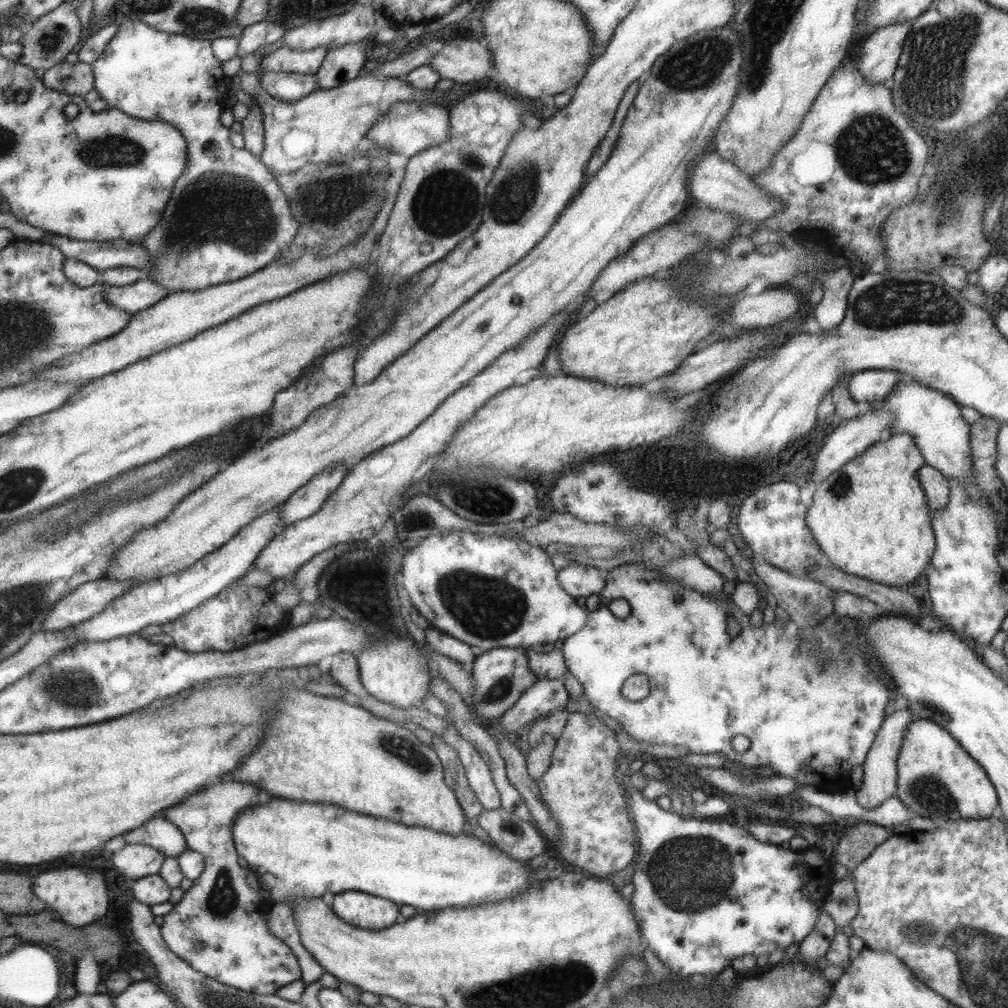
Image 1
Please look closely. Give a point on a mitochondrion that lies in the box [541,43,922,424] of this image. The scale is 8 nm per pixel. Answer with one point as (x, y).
(873, 150)

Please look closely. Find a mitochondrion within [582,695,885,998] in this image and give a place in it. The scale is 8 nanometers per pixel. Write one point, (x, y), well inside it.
(690, 874)

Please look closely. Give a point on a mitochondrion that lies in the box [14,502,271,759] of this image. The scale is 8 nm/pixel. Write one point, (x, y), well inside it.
(72, 690)

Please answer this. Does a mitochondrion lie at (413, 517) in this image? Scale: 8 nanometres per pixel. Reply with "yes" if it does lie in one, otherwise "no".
yes

